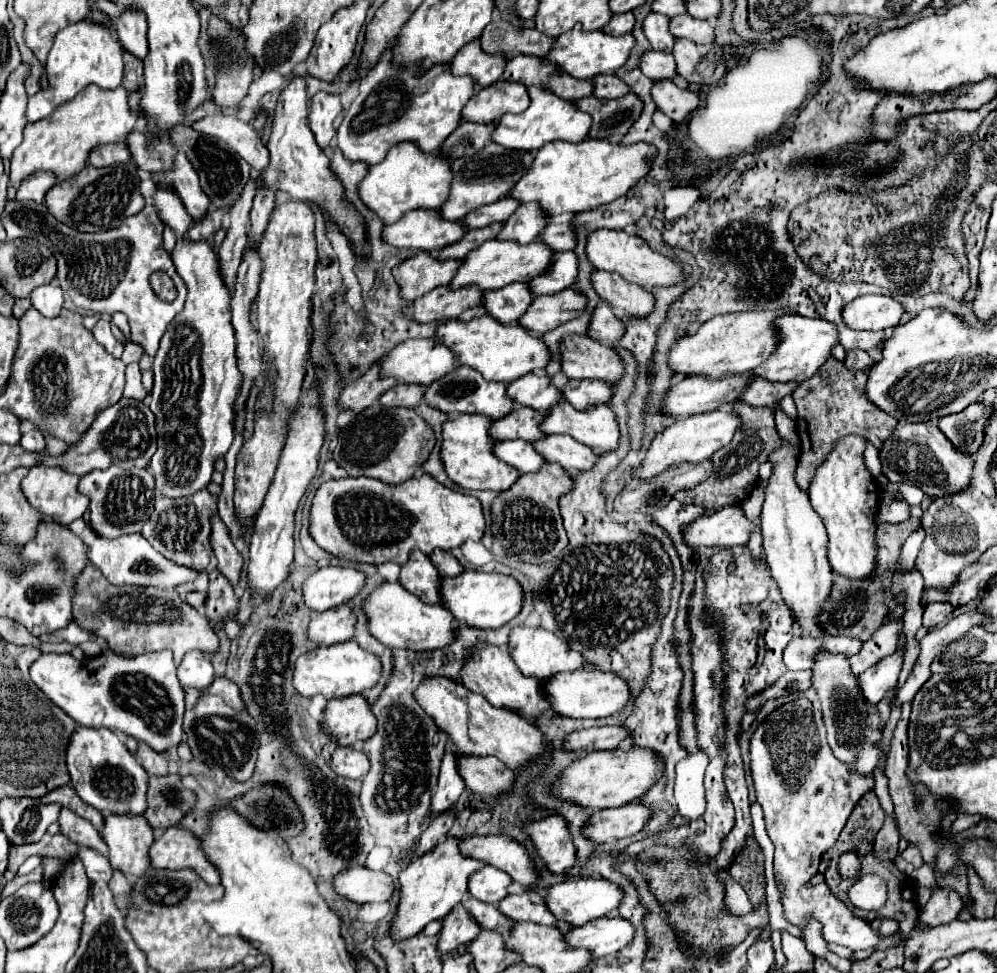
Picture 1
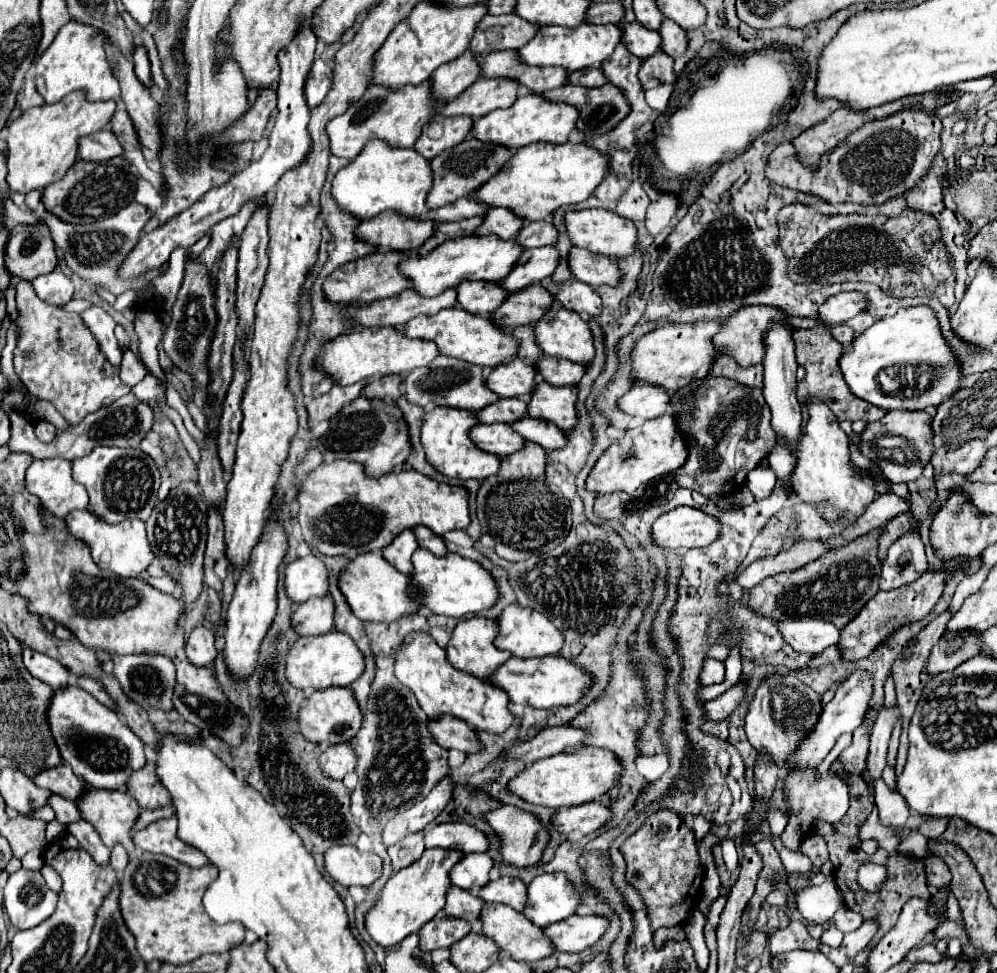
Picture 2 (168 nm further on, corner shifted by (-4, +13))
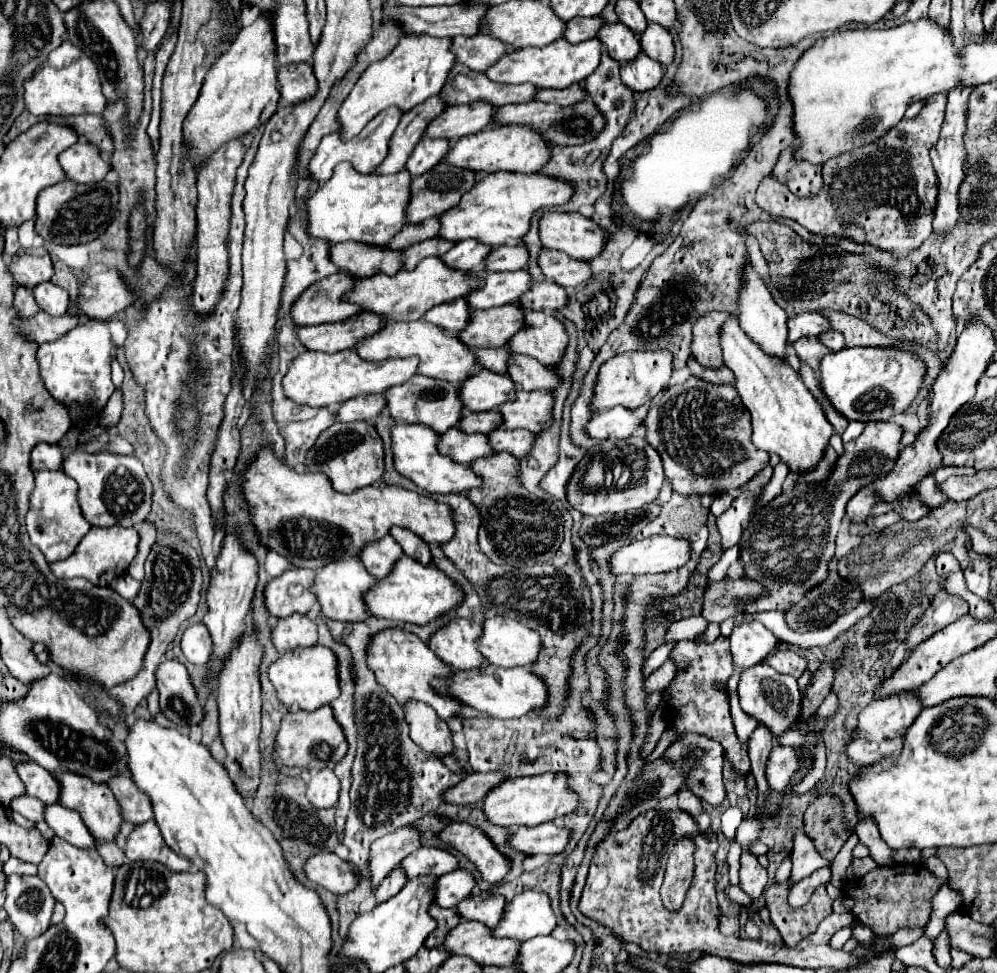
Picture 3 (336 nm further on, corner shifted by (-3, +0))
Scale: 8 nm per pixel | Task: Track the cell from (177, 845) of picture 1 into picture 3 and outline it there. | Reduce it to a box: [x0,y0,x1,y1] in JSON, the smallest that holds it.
[125,820,191,872]

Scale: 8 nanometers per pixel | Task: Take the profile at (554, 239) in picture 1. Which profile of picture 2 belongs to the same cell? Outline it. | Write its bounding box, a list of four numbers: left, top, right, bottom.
[518,221,558,249]

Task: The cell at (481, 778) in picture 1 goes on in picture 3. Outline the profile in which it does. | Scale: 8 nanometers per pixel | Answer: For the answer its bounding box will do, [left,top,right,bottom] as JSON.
[405,702,453,756]

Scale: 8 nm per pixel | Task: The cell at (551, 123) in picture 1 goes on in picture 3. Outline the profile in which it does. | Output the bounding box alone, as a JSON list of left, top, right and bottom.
[443,126,549,174]

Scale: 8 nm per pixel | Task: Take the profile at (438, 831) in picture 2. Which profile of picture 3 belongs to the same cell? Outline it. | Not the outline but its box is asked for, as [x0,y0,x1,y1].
[397,848,457,880]

